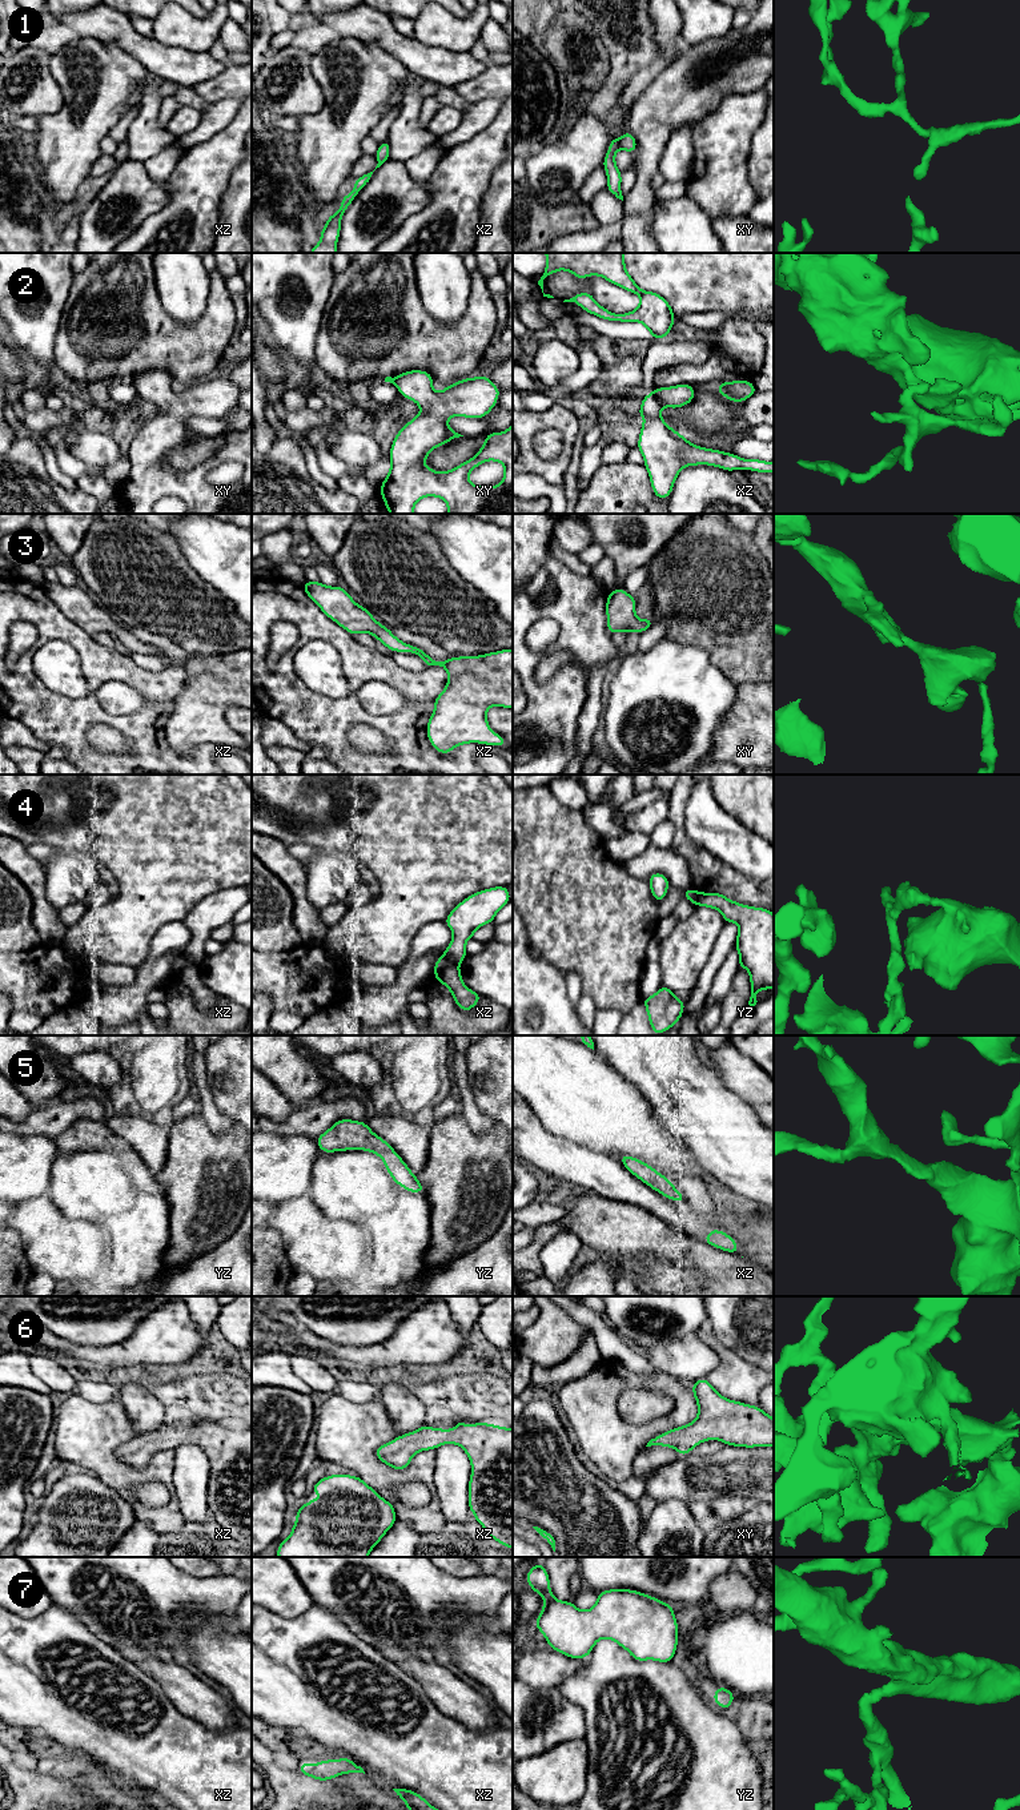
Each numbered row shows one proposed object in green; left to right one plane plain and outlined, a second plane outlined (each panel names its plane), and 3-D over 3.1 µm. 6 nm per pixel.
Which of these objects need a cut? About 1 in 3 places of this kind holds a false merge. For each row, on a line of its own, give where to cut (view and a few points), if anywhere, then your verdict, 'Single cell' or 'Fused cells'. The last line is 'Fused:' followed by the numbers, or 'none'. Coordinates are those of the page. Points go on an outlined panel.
1: No split. Single cell
2: Split along xz (651, 393), (662, 405). Fused cells
3: No split. Single cell
4: Split along xz (442, 954), (457, 965). Fused cells
5: No split. Single cell
6: No split. Single cell
7: No split. Single cell
Fused: 2, 4

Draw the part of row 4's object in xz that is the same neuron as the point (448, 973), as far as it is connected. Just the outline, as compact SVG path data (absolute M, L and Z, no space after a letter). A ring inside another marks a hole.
M443 954L435 961L434 978L451 992L454 1002L463 1011L471 1010L483 998L466 988L459 966L449 961Z

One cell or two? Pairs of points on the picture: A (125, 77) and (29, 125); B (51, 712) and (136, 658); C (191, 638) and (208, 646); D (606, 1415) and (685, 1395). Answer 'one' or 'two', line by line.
A: two
B: two
C: one
D: one

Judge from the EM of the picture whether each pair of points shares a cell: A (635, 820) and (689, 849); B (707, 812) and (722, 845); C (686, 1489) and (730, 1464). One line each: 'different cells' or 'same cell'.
A: different cells
B: same cell
C: same cell

